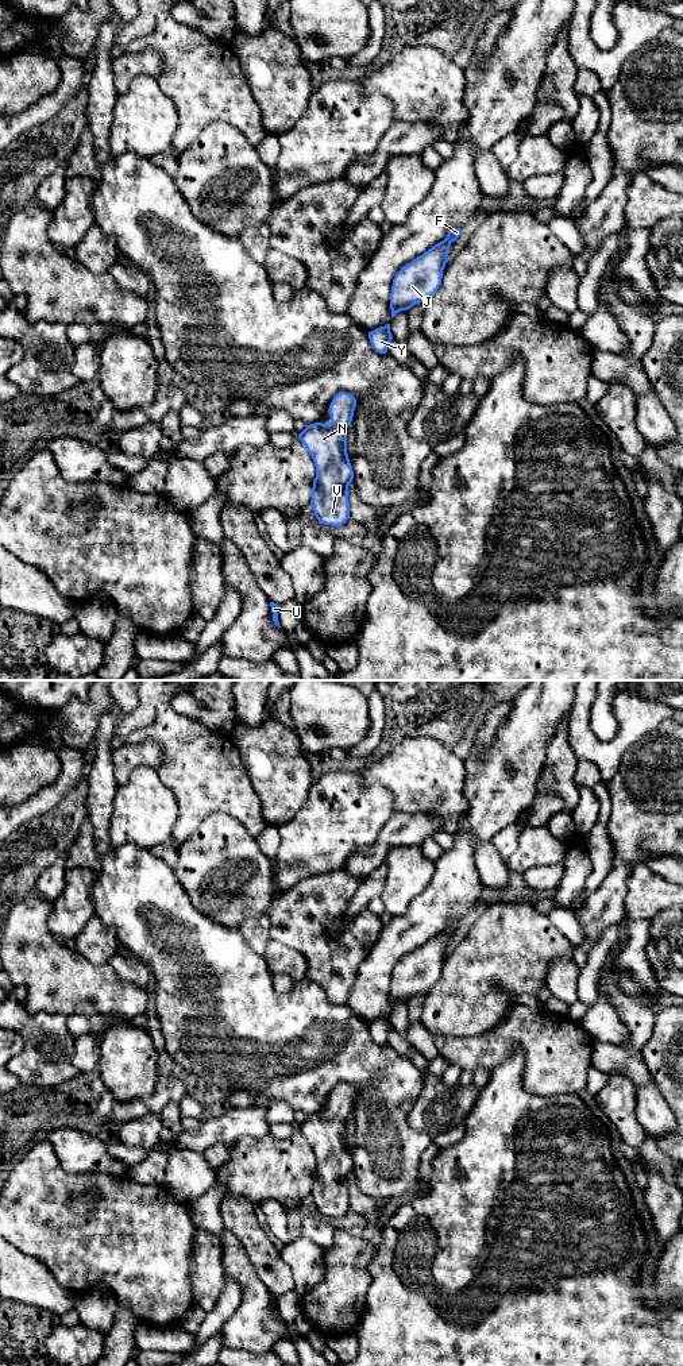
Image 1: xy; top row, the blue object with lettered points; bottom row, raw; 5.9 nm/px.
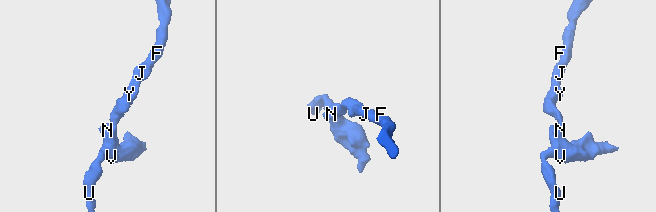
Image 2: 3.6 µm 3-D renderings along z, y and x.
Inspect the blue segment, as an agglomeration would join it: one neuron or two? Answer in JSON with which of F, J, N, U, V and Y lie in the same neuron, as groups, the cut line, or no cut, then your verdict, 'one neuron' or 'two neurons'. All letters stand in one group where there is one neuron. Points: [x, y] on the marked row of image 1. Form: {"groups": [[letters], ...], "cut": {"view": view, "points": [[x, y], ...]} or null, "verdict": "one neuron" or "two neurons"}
{"groups": [["F", "J", "N", "U", "V", "Y"]], "cut": null, "verdict": "one neuron"}

